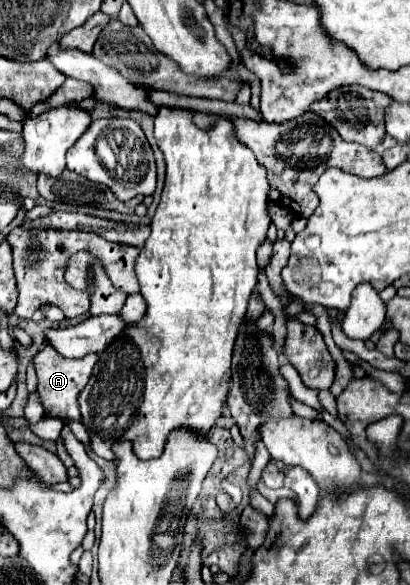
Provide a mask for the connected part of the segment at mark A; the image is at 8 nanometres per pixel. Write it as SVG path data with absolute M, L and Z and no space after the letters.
M48 346L34 356L36 374L38 374L38 394L40 394L40 400L42 400L48 416L56 416L64 422L66 420L76 420L76 422L82 420L80 410L78 410L78 394L88 384L96 362L98 362L96 354L90 354L90 356L78 358L78 360L68 360L68 358L60 356L54 348L48 348Z

